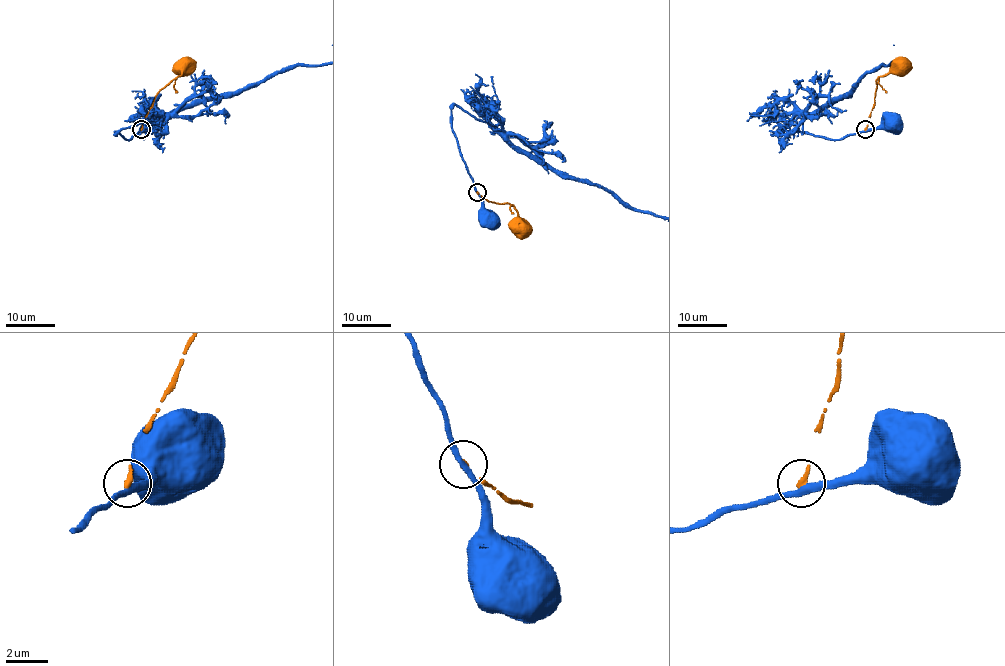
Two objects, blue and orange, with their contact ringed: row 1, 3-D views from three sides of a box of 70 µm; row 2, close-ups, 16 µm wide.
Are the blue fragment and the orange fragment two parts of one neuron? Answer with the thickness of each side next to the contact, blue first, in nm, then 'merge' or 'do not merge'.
calibres 280 and 240 nm; do not merge

